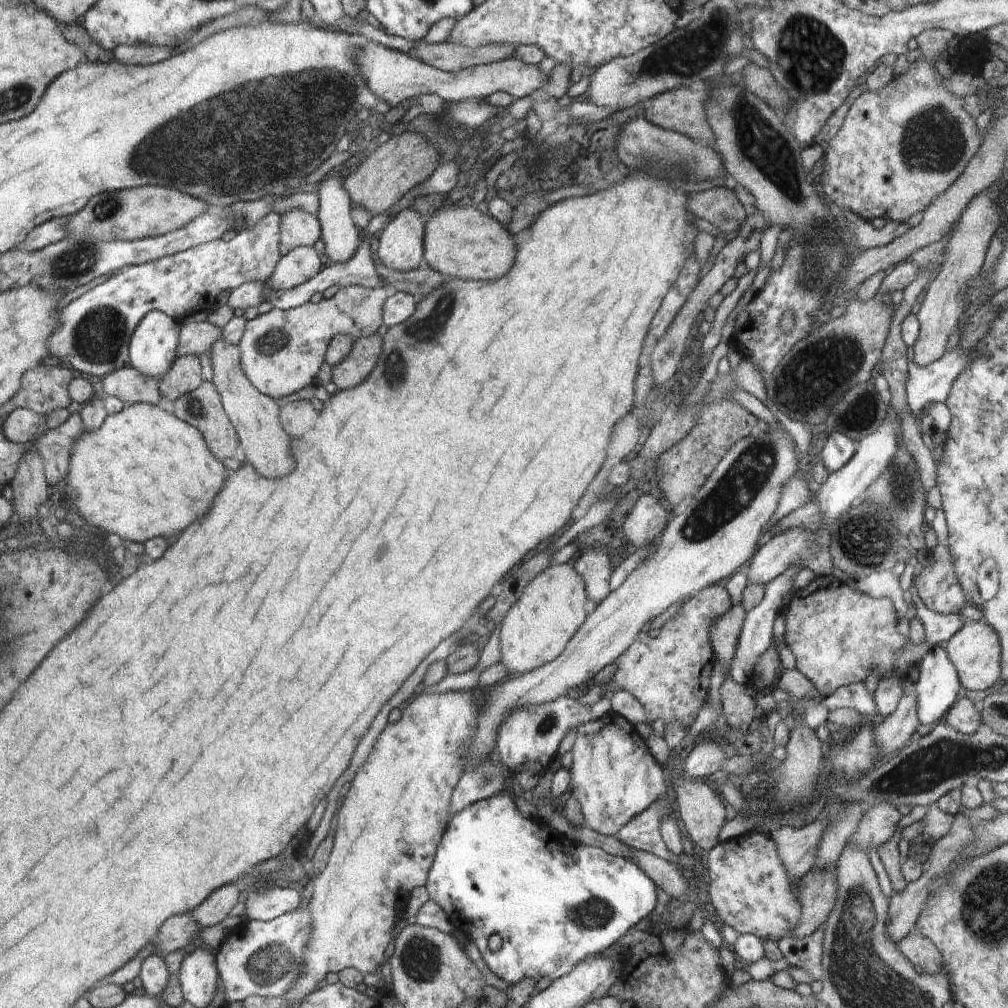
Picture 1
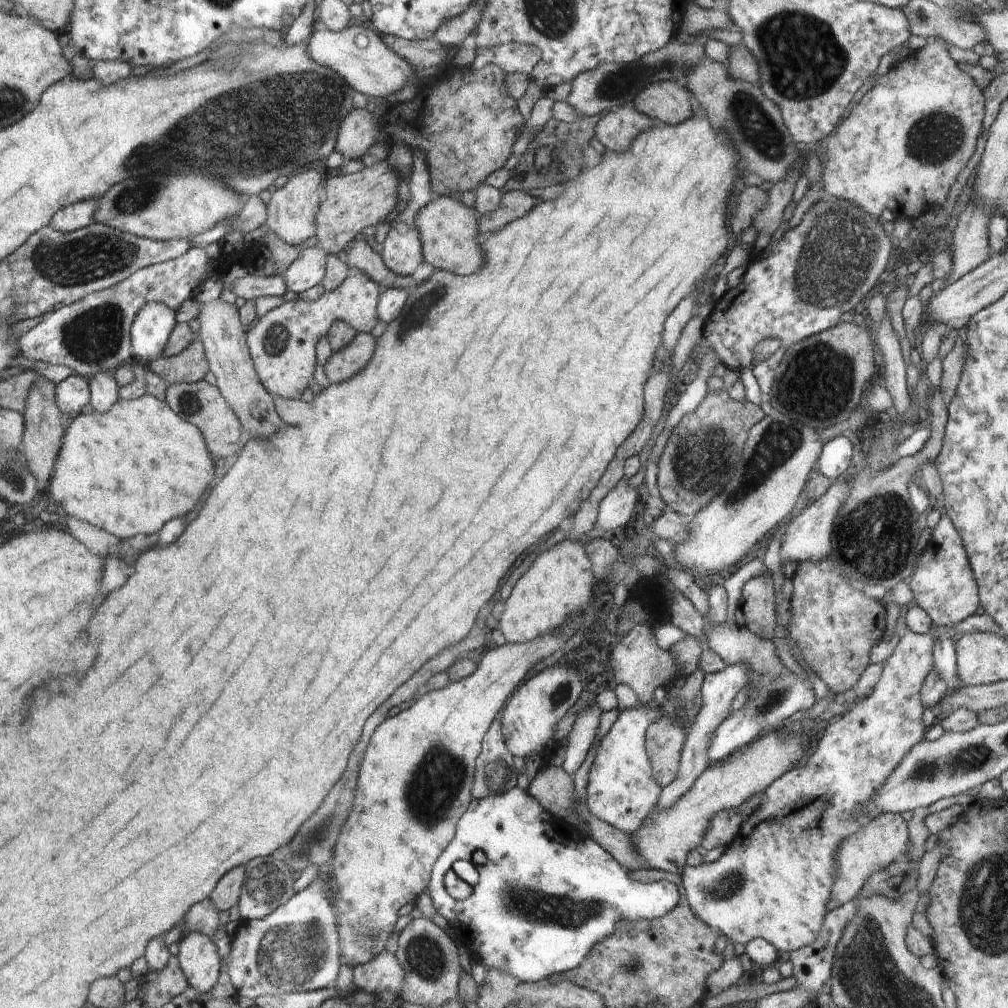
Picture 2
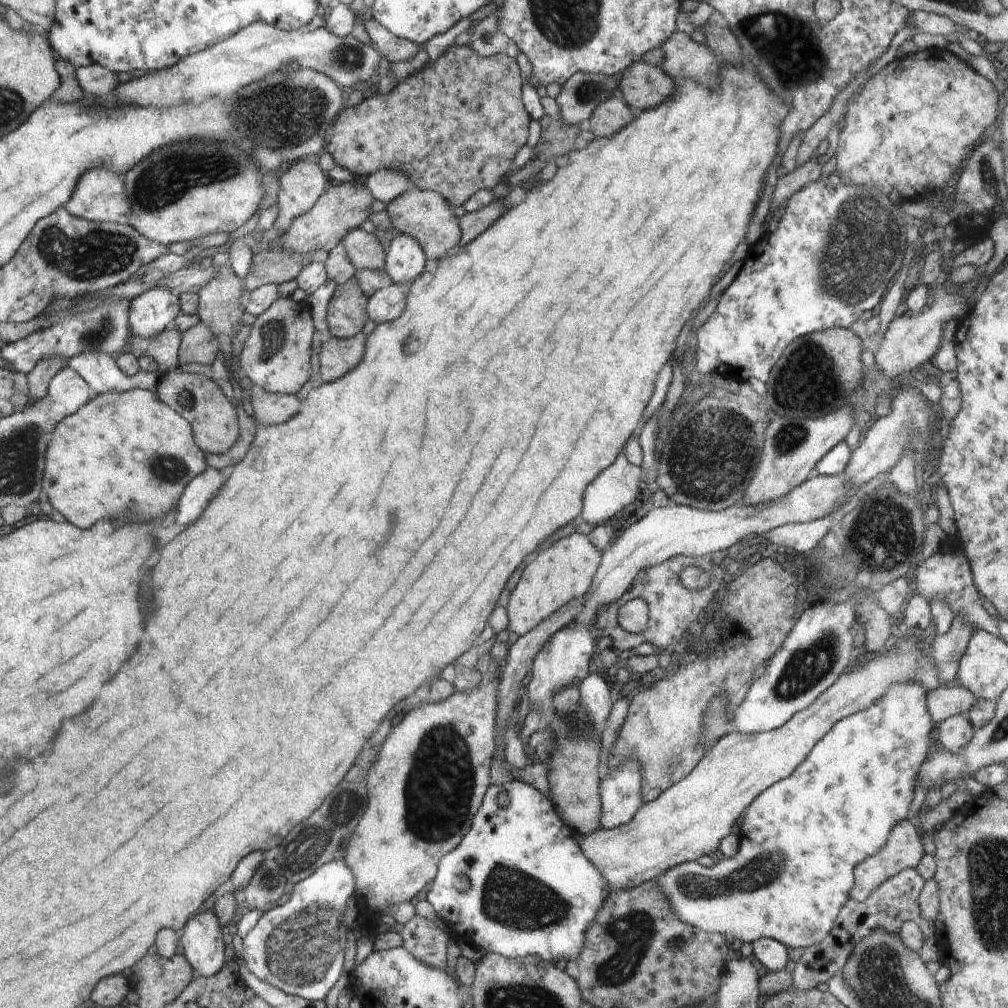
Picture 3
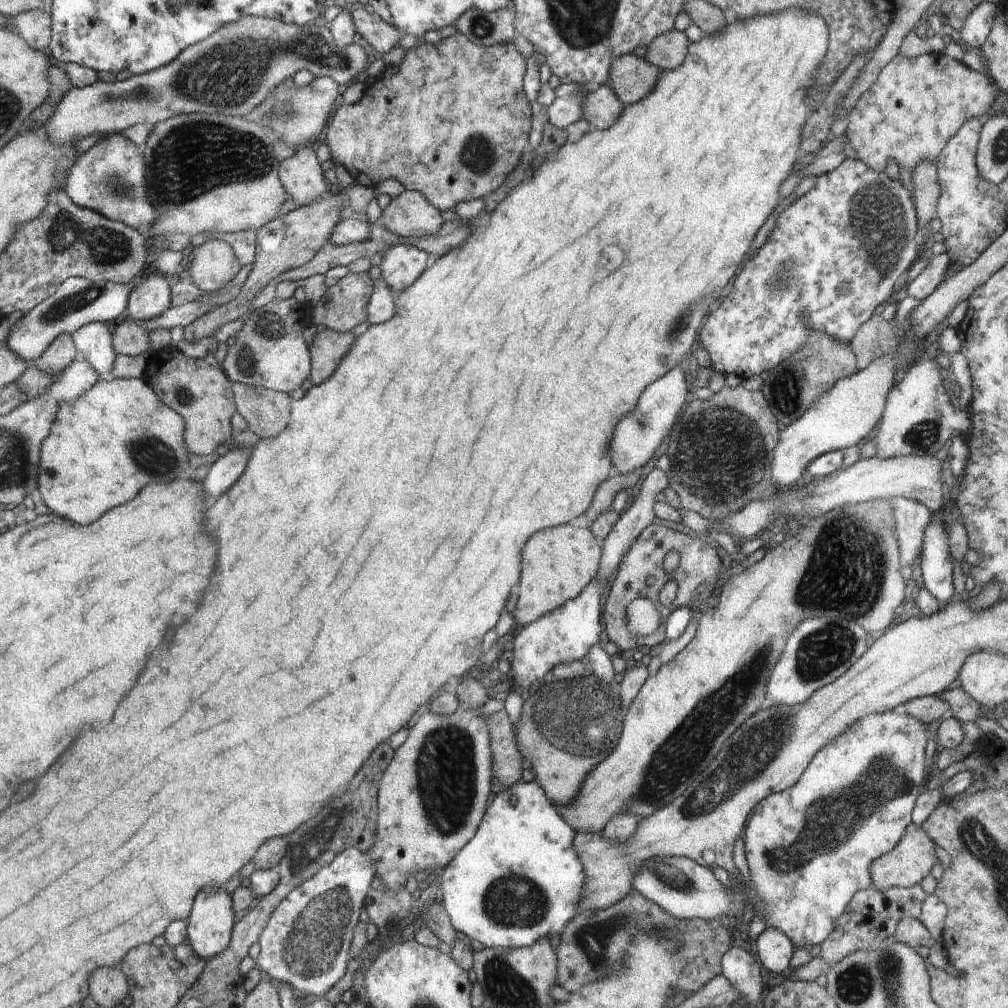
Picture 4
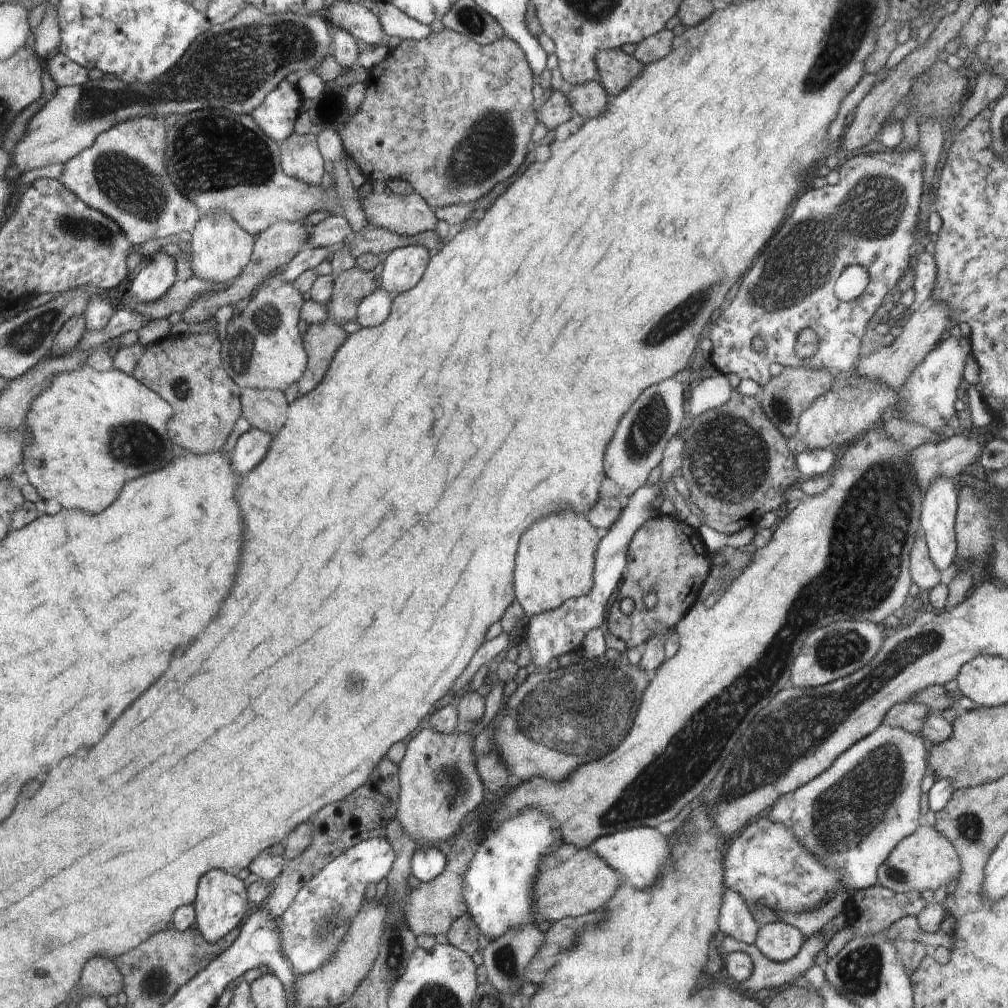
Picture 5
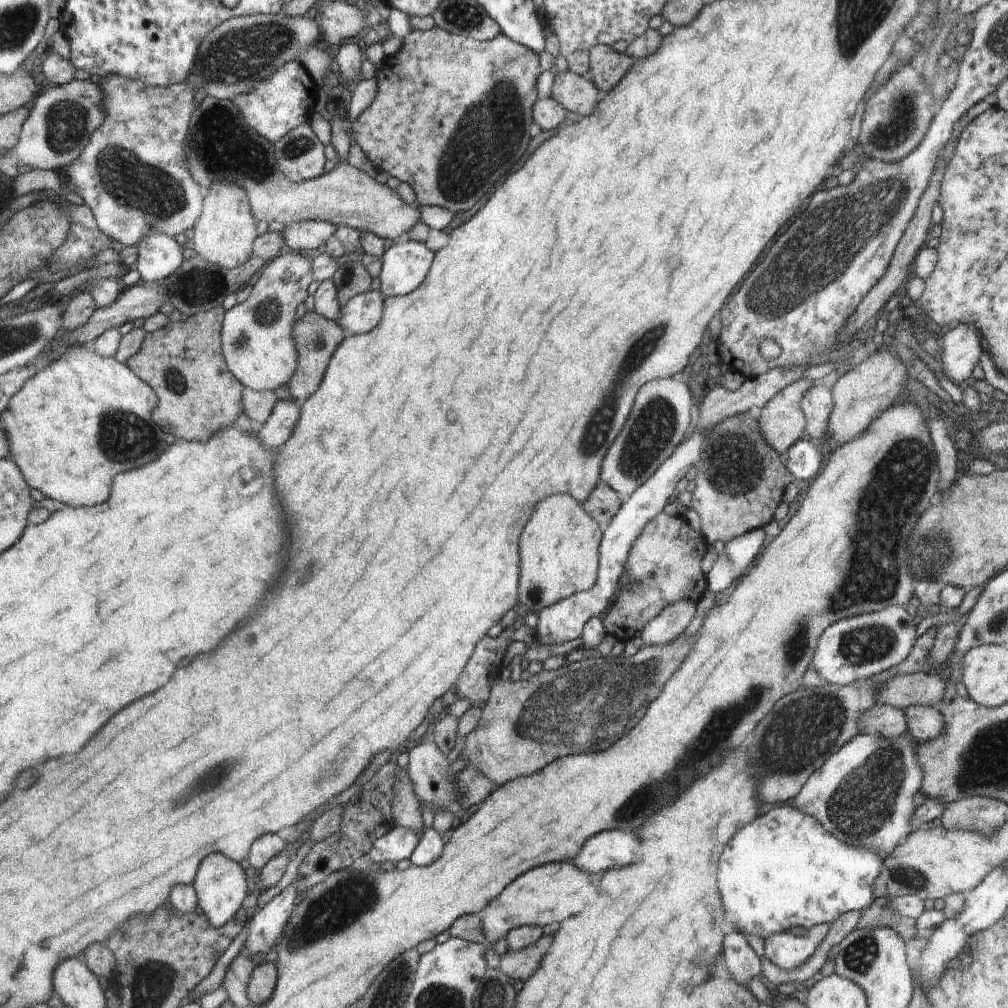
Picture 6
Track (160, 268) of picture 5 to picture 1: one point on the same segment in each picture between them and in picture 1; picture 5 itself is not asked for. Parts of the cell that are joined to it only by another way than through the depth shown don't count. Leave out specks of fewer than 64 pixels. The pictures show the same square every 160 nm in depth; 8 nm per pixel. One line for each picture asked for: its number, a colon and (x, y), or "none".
1: (152, 349)
2: (154, 324)
3: (150, 313)
4: (150, 297)

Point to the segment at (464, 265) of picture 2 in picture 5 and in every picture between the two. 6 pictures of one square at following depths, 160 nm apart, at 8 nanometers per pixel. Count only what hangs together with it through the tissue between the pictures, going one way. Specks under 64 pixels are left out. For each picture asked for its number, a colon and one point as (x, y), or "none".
3: (425, 215)
4: (411, 214)
5: (410, 214)

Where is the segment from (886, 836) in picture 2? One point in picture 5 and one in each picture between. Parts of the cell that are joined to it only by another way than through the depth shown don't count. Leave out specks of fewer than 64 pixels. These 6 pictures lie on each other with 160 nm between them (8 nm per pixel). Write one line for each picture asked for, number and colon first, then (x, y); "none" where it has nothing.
3: (904, 848)
4: (911, 860)
5: (925, 860)

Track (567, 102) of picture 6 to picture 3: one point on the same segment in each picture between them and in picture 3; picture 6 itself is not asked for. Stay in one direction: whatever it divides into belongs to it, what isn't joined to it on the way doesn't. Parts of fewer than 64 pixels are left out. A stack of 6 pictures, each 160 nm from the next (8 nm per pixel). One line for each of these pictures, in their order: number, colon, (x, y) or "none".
3: (614, 113)
4: (602, 108)
5: (589, 99)

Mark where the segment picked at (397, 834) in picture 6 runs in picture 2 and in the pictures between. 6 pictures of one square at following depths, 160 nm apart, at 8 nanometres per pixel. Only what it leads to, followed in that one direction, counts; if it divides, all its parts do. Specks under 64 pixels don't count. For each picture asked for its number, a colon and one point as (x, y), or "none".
2: (295, 948)
3: (298, 947)
4: (306, 944)
5: (319, 917)

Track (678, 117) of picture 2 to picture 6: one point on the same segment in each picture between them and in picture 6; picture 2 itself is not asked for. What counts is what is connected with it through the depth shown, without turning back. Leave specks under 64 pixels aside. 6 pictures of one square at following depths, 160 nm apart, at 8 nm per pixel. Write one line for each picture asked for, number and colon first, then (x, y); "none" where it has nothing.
3: (643, 86)
4: (632, 77)
5: (617, 70)
6: (608, 68)

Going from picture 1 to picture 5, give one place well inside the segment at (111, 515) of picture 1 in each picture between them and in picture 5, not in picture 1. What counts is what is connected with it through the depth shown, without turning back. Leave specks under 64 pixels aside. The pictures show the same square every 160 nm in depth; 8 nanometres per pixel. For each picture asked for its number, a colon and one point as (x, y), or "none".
2: (128, 470)
3: (131, 436)
4: (102, 448)
5: (89, 431)

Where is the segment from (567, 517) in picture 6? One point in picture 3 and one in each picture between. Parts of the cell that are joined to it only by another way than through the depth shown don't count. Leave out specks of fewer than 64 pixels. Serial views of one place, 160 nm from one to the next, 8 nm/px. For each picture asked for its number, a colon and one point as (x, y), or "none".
3: (565, 571)
4: (560, 564)
5: (556, 563)

